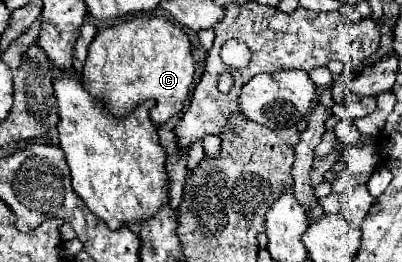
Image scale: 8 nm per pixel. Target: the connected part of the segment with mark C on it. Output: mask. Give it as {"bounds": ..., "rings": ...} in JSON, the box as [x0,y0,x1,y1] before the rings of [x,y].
{"bounds":[84,16,196,124],"rings":[[[136,16],[132,20],[124,20],[116,26],[98,28],[96,38],[88,50],[88,58],[84,62],[84,86],[90,90],[90,94],[104,98],[108,102],[108,108],[114,116],[128,114],[144,100],[156,100],[156,106],[150,110],[150,118],[154,124],[164,124],[168,118],[176,116],[184,108],[184,100],[188,98],[190,86],[194,82],[194,70],[196,62],[192,58],[190,50],[190,36],[174,22],[170,22],[164,16]]]}

